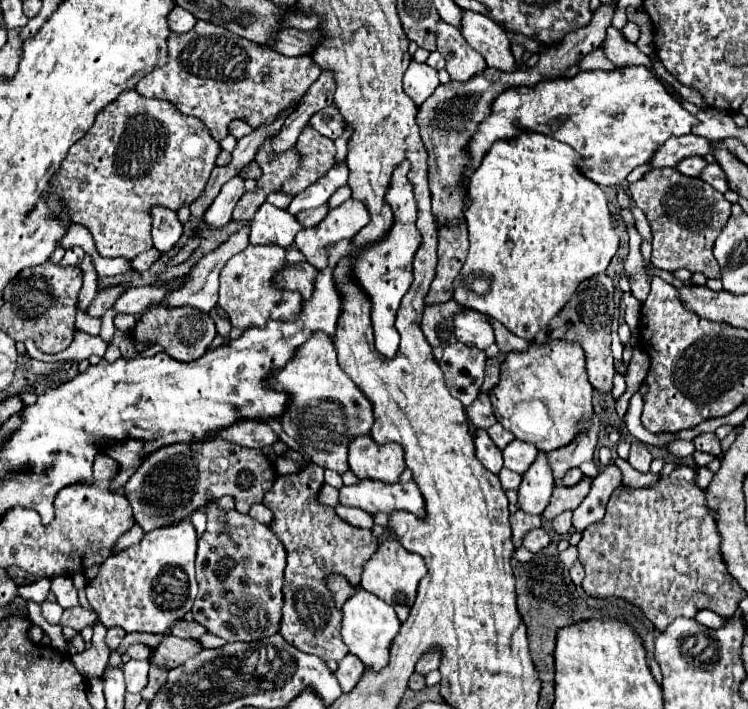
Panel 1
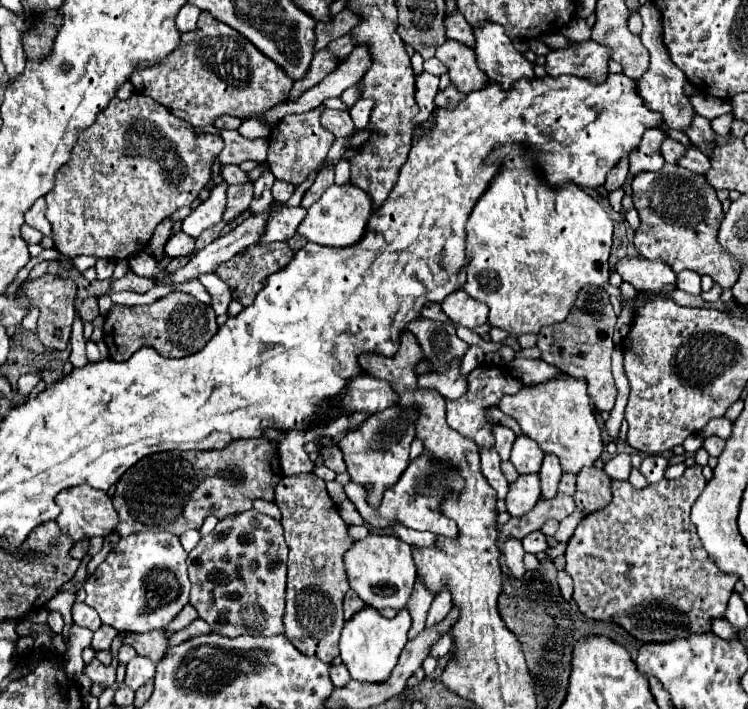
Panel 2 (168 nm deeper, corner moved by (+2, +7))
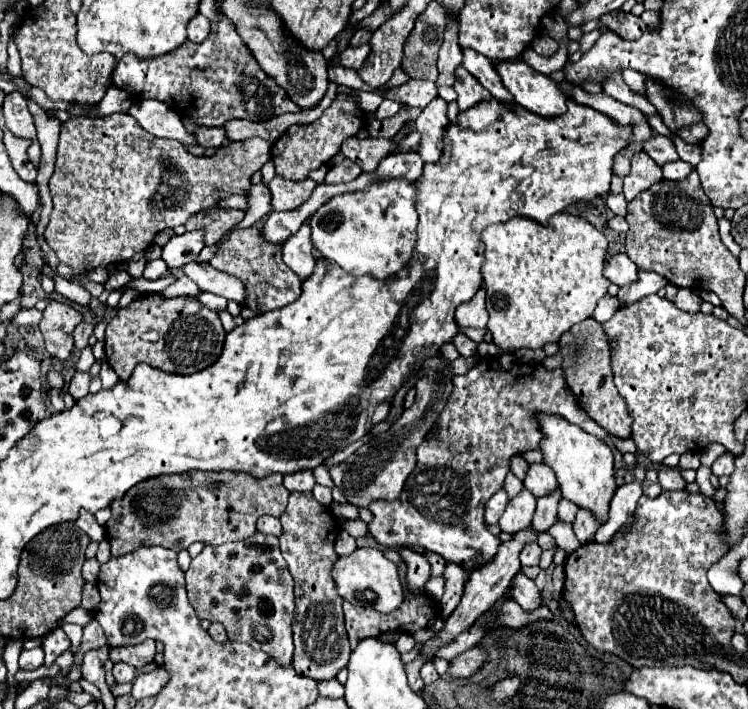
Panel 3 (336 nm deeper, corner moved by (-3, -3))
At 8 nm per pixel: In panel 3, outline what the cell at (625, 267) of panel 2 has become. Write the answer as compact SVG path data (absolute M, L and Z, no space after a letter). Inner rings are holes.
M619 252L619 254L607 258L603 274L609 278L609 282L613 282L617 286L627 286L637 280L637 266L629 260L629 256L625 252Z

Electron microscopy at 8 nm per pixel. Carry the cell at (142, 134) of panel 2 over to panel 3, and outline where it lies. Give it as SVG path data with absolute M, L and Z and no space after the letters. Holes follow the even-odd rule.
M111 114L97 120L87 116L71 118L61 124L55 172L49 180L53 212L43 236L57 252L59 262L71 266L79 274L87 274L99 266L105 268L109 264L129 262L135 252L143 252L151 246L157 232L185 224L189 216L213 208L231 194L245 196L251 188L251 176L261 170L269 158L271 144L261 138L229 142L211 158L195 158L185 152L181 142L151 136L129 114Z

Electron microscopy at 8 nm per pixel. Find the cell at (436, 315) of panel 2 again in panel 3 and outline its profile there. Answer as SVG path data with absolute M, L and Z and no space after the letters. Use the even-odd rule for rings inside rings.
M461 332L455 336L453 344L455 344L457 352L459 352L463 358L469 358L469 356L475 356L475 354L477 354L477 344L471 342L467 336L463 336Z

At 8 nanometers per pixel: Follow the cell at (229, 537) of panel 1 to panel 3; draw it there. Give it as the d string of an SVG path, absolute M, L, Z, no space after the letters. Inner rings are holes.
M257 532L241 542L205 546L185 572L185 588L197 616L221 622L229 640L263 650L281 666L292 663L293 578L281 556L279 538Z

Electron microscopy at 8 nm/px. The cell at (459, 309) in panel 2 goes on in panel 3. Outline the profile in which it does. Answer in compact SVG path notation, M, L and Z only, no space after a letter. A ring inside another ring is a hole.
M485 284L479 292L465 304L457 306L455 312L459 328L485 328L487 326L487 310L485 310Z

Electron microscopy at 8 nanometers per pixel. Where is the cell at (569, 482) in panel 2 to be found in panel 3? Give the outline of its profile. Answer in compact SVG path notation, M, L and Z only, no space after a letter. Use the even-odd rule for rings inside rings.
M565 498L559 502L559 508L557 508L557 516L559 520L563 522L573 522L575 520L575 514L577 514L577 506L573 502L567 502Z

